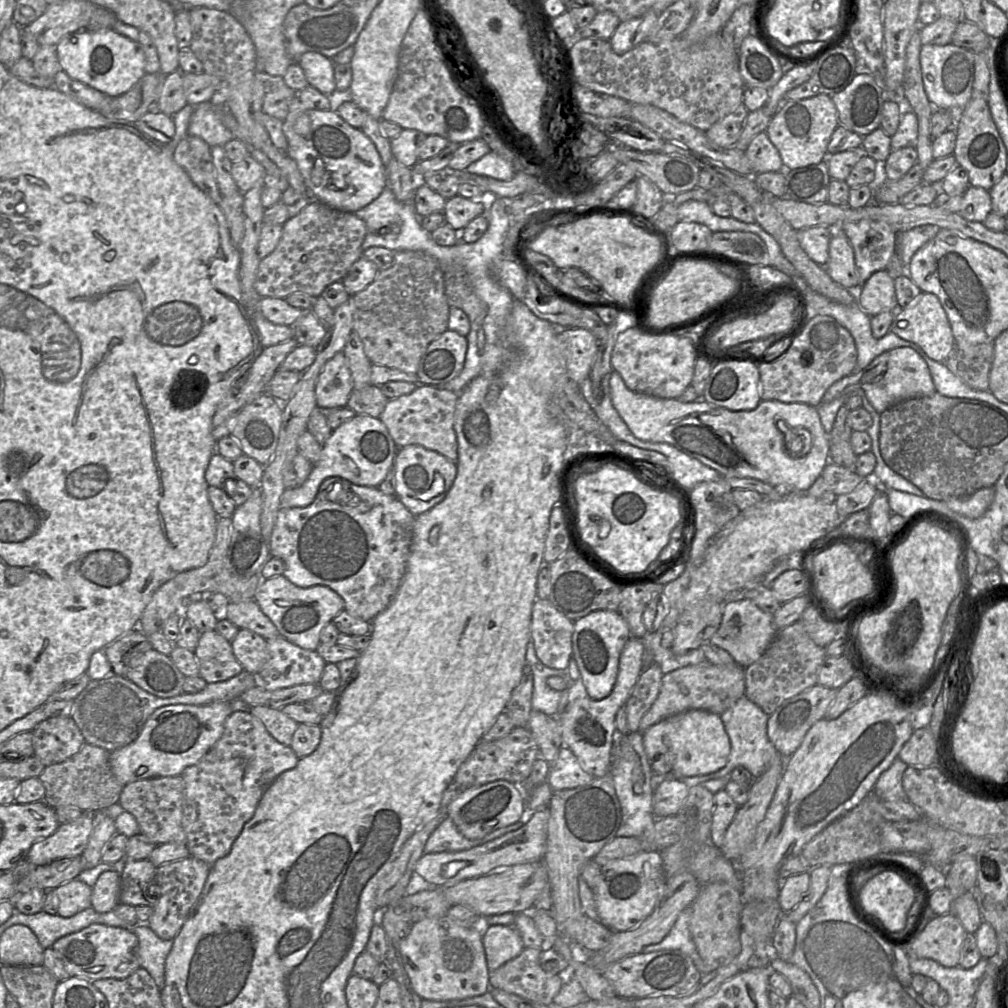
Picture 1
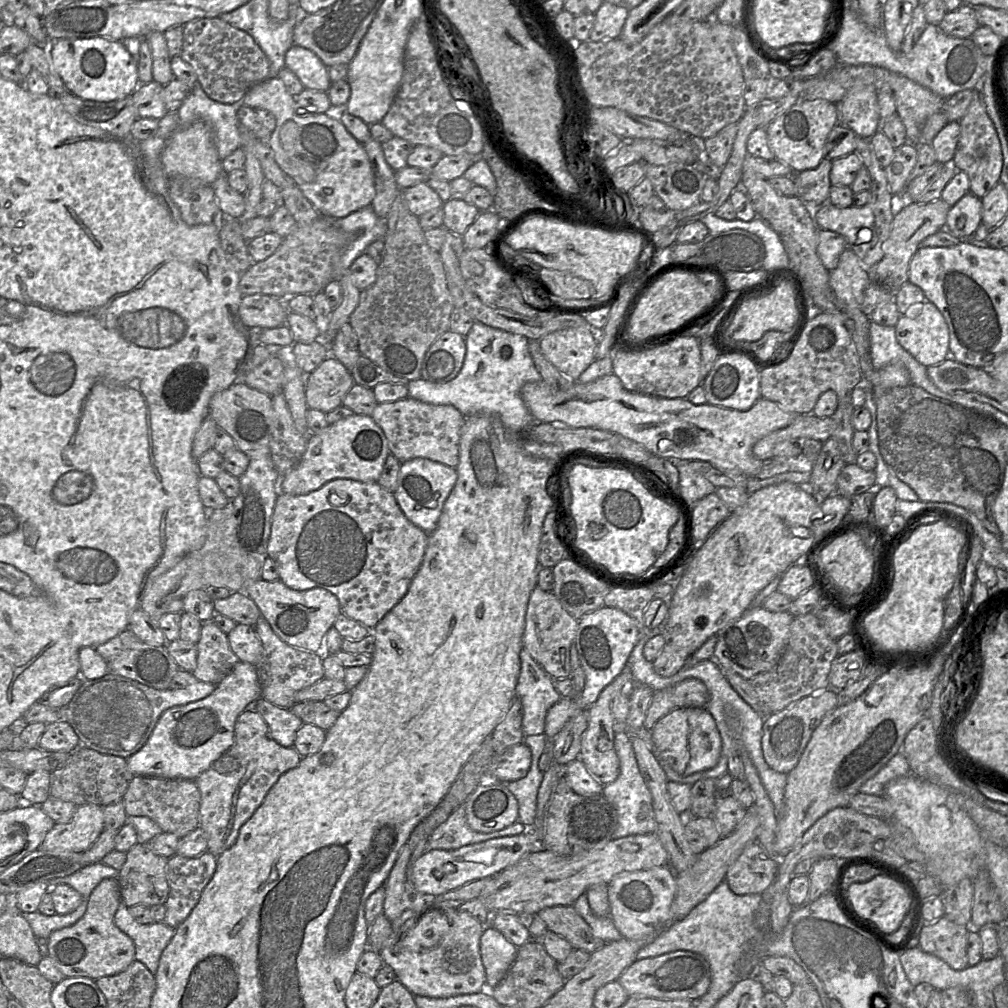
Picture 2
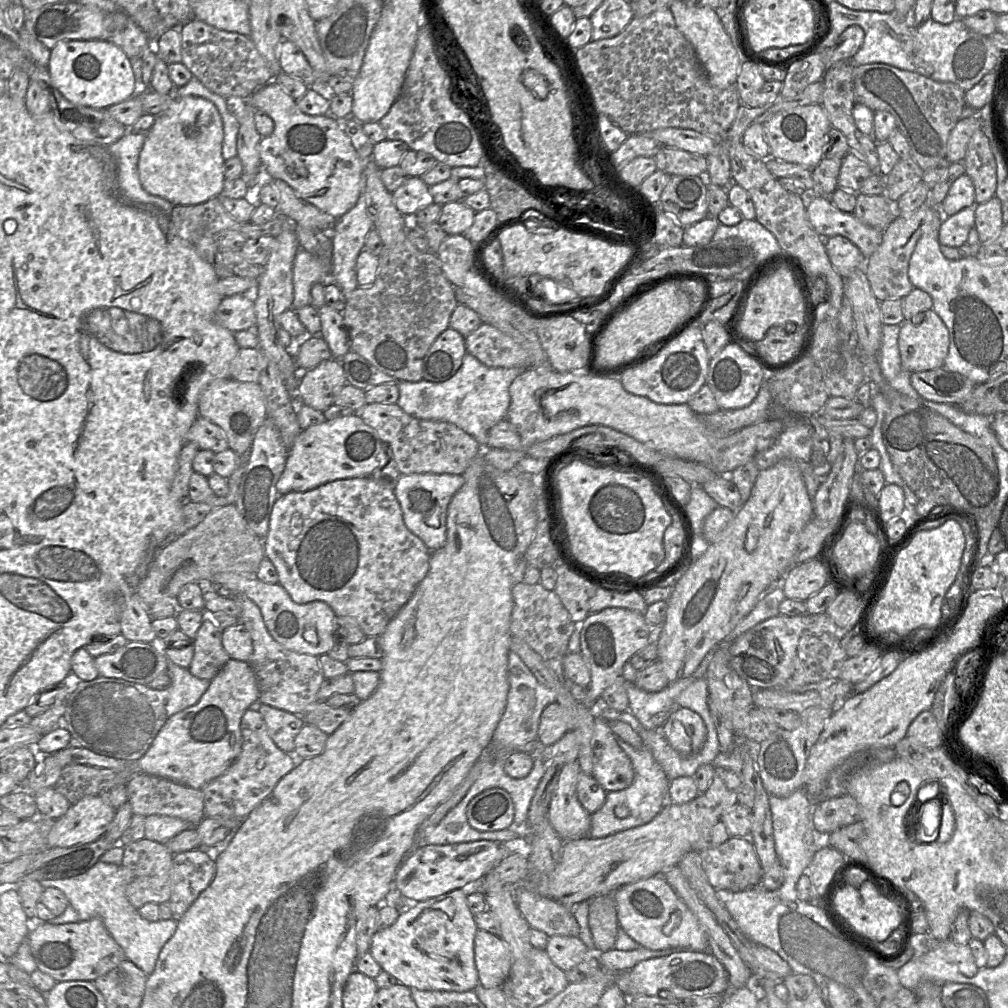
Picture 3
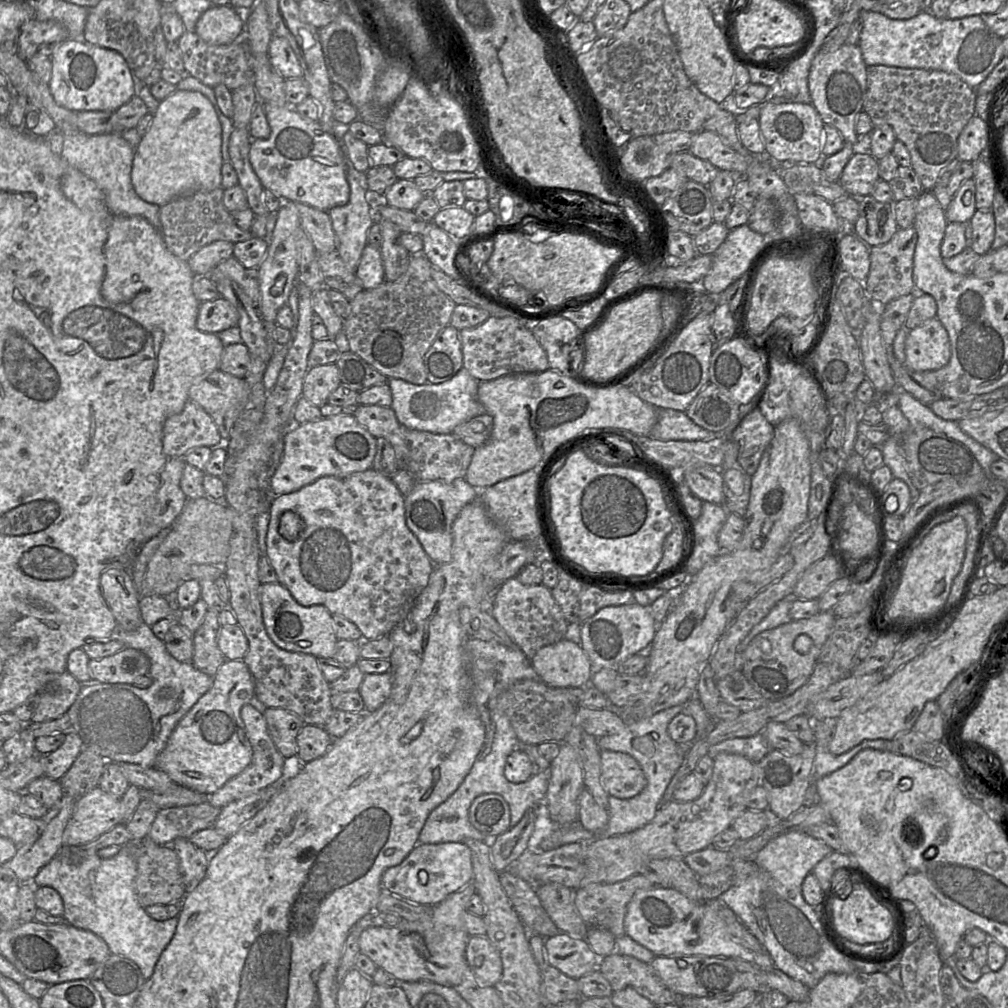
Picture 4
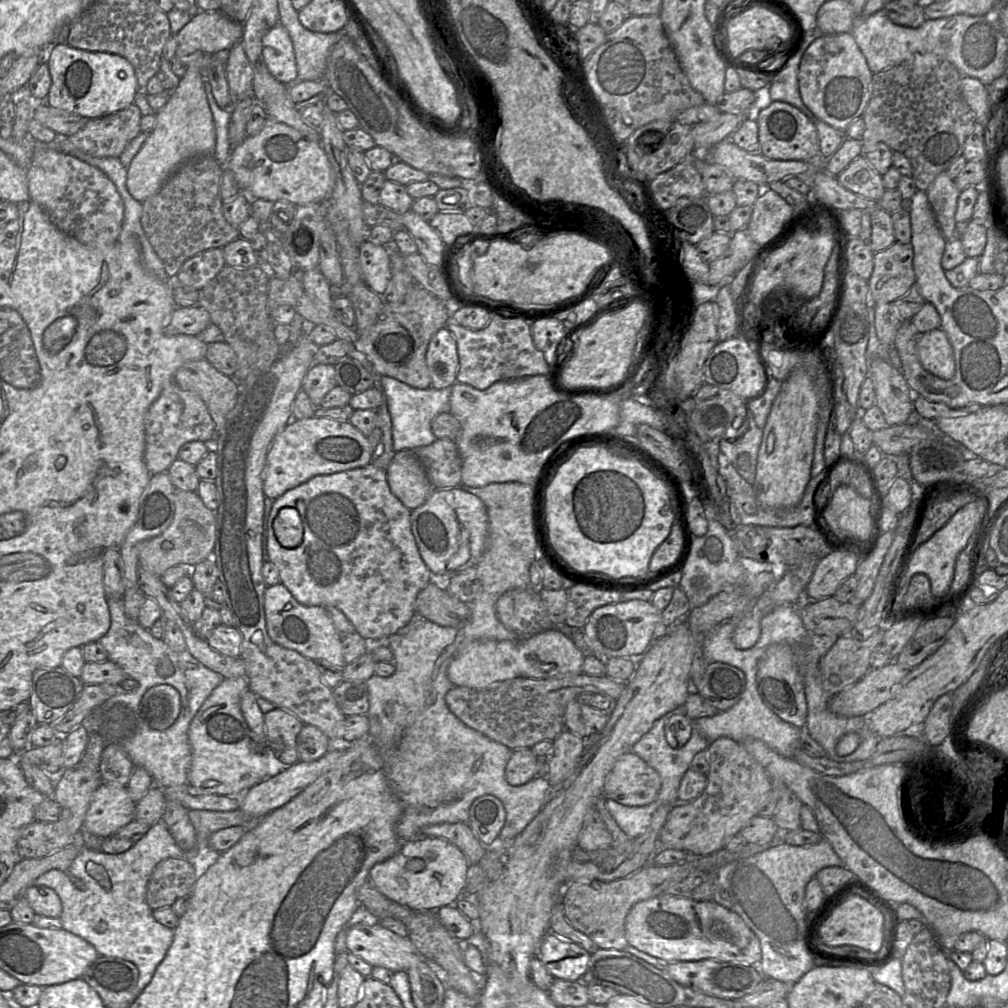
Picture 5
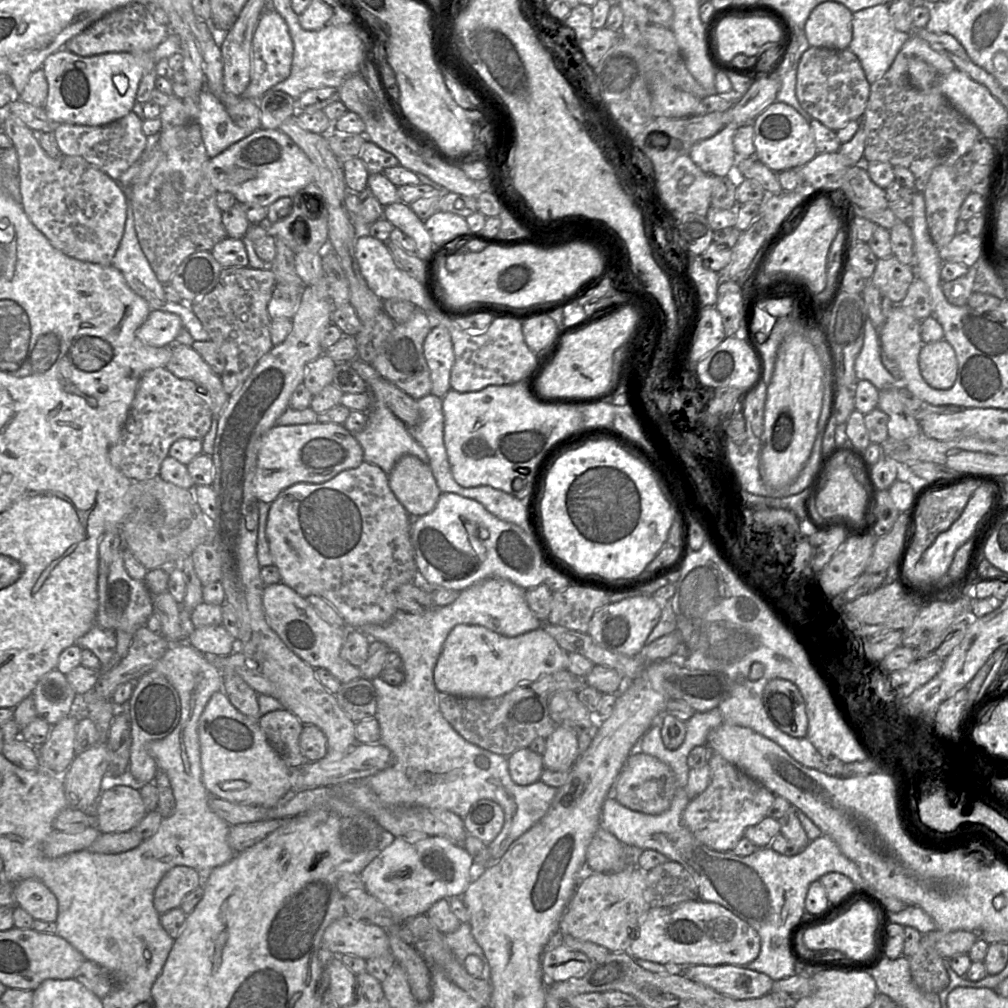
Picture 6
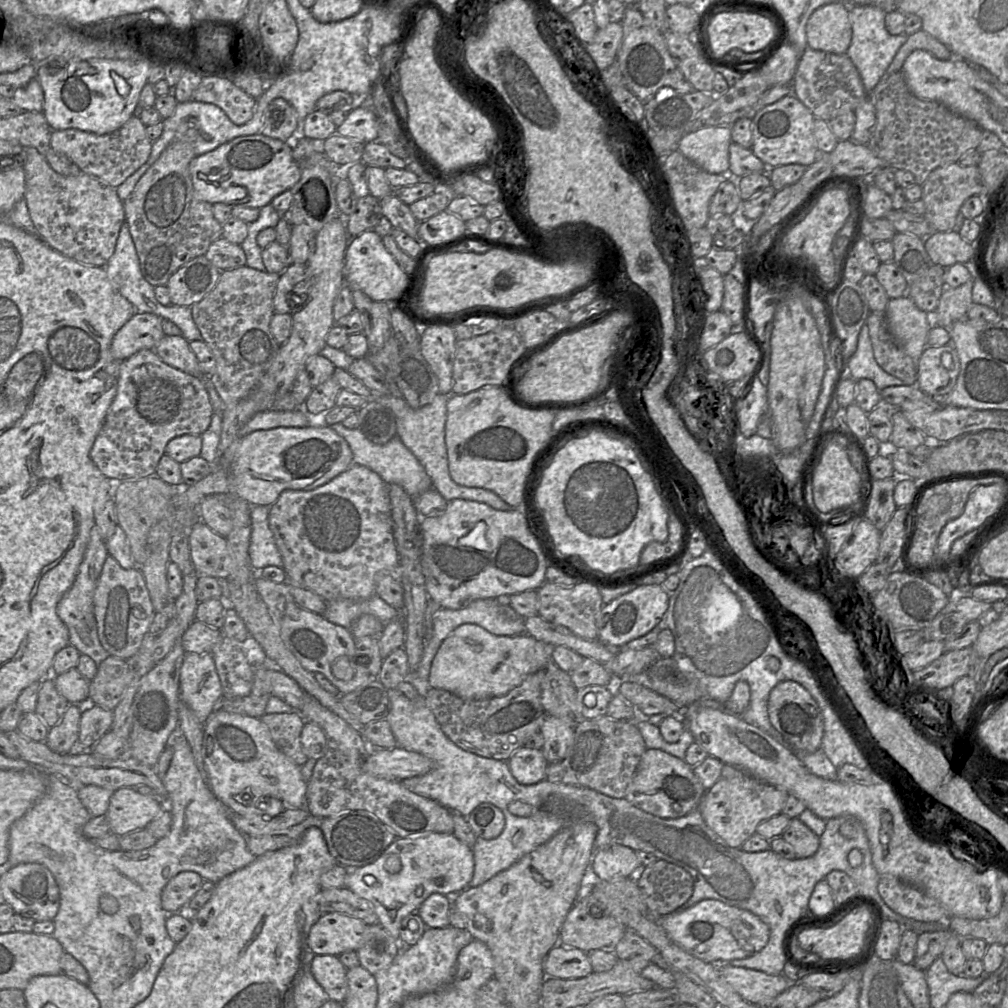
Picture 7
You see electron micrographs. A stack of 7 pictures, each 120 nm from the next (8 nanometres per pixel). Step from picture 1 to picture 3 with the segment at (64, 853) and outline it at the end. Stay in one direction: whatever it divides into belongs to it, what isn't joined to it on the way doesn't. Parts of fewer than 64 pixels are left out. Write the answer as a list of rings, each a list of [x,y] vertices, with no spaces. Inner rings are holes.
[[[100,795],[85,797],[71,804],[67,812],[53,823],[48,836],[48,847],[71,847],[91,843],[104,836],[111,824],[116,810]]]

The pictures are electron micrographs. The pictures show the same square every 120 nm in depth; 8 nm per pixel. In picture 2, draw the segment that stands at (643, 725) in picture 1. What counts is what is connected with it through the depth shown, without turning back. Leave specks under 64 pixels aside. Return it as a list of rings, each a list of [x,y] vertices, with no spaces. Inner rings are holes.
[[[696,678],[655,691],[646,712],[644,727],[651,730],[659,719],[678,708],[706,708],[709,699],[706,685]]]

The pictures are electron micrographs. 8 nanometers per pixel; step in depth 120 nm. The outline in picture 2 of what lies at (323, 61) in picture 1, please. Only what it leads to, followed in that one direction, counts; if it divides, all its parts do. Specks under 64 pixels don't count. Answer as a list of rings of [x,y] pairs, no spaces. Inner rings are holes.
[[[294,44],[285,55],[285,67],[290,69],[306,89],[326,92],[332,82],[328,67],[311,50]]]

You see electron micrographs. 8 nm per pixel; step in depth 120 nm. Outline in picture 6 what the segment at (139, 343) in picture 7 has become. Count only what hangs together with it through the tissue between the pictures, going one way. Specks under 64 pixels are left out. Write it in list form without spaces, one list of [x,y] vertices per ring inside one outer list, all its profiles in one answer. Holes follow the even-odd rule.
[[[151,310],[145,322],[137,329],[136,337],[148,346],[173,345],[182,327],[181,318],[178,315]]]

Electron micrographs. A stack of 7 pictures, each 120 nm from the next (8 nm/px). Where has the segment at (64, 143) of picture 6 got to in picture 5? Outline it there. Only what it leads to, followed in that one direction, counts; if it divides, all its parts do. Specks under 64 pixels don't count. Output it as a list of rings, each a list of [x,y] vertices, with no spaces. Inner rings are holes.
[[[132,103],[126,109],[89,120],[82,129],[67,138],[76,148],[94,157],[119,158],[129,142],[141,132],[141,117],[140,109]]]

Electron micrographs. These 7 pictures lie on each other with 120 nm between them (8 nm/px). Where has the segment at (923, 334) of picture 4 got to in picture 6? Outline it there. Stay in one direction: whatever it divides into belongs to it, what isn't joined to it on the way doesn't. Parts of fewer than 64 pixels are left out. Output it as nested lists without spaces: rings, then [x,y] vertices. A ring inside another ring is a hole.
[[[945,339],[923,345],[919,354],[919,367],[925,381],[935,389],[947,390],[956,381],[956,354]]]

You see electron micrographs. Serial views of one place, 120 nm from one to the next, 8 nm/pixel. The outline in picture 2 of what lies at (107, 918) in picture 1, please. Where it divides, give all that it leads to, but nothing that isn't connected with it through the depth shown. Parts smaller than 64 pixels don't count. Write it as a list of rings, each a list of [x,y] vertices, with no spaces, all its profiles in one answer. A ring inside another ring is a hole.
[[[122,901],[115,913],[114,923],[133,940],[135,960],[143,963],[155,975],[161,954],[174,936],[176,928],[169,927],[164,922],[140,924]]]

